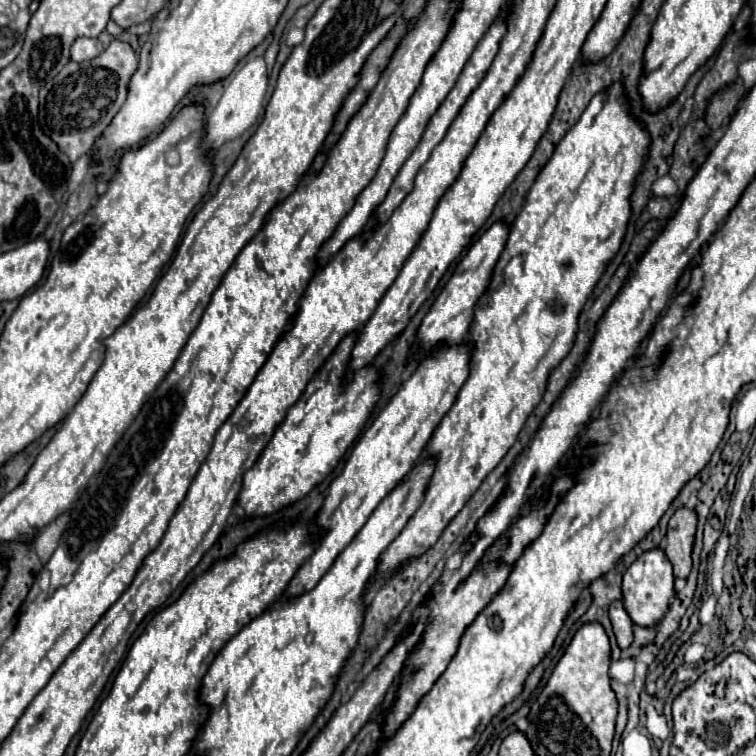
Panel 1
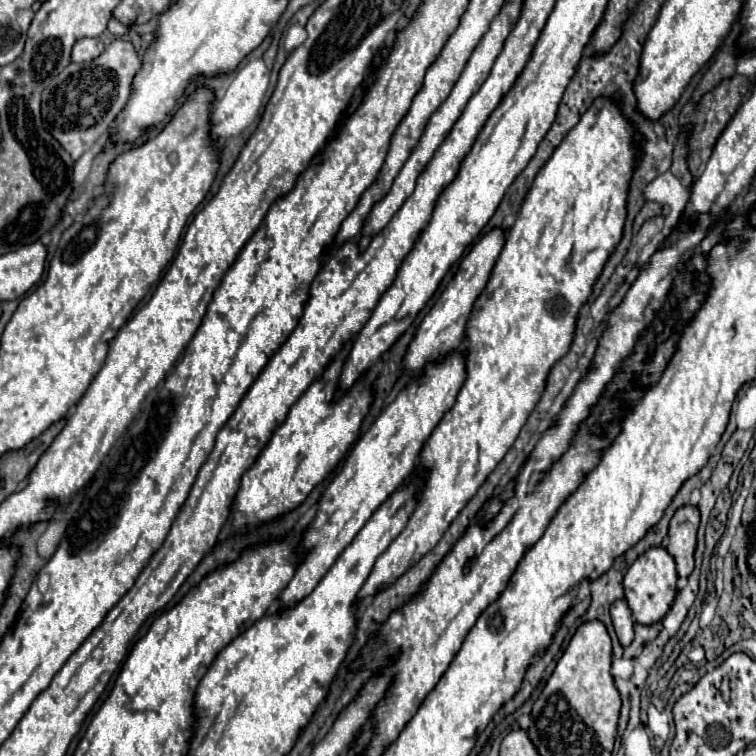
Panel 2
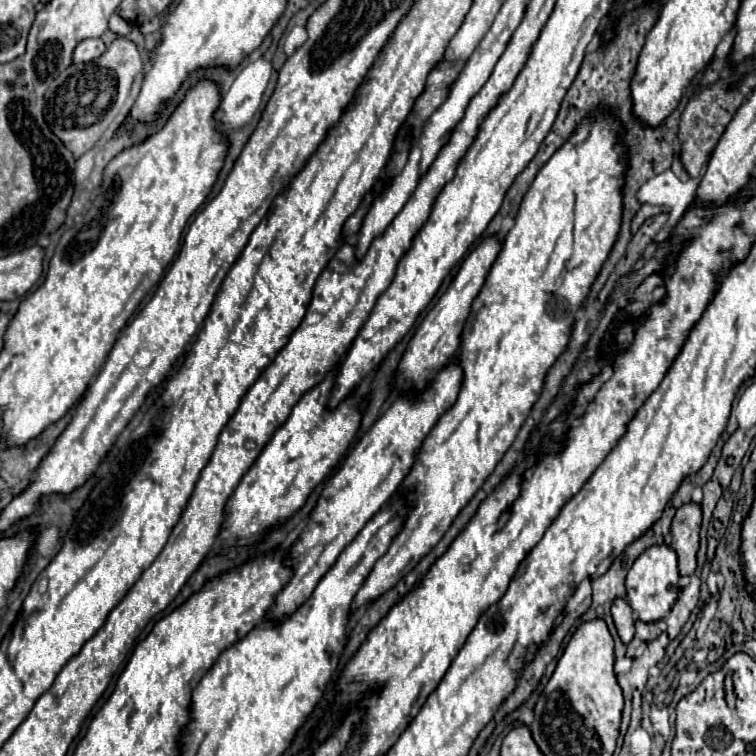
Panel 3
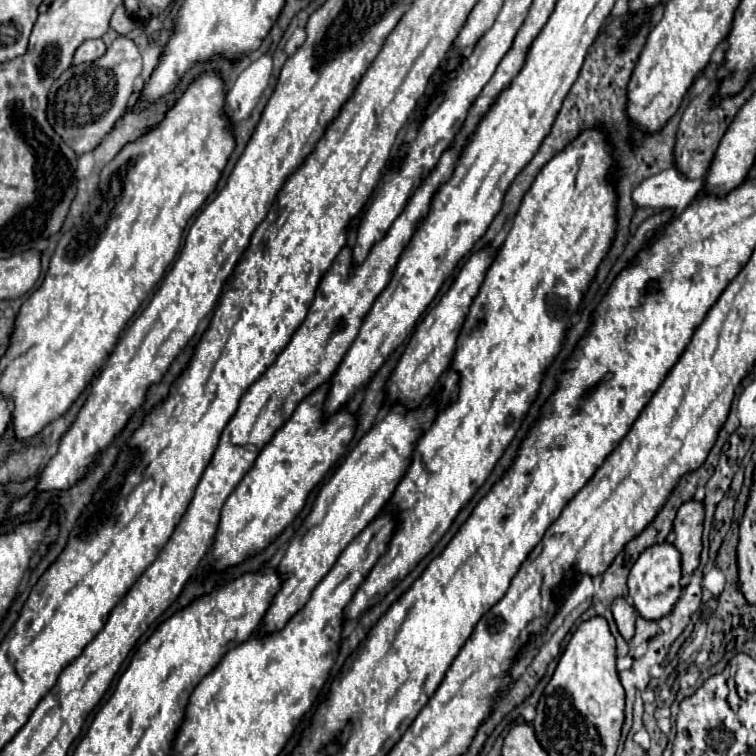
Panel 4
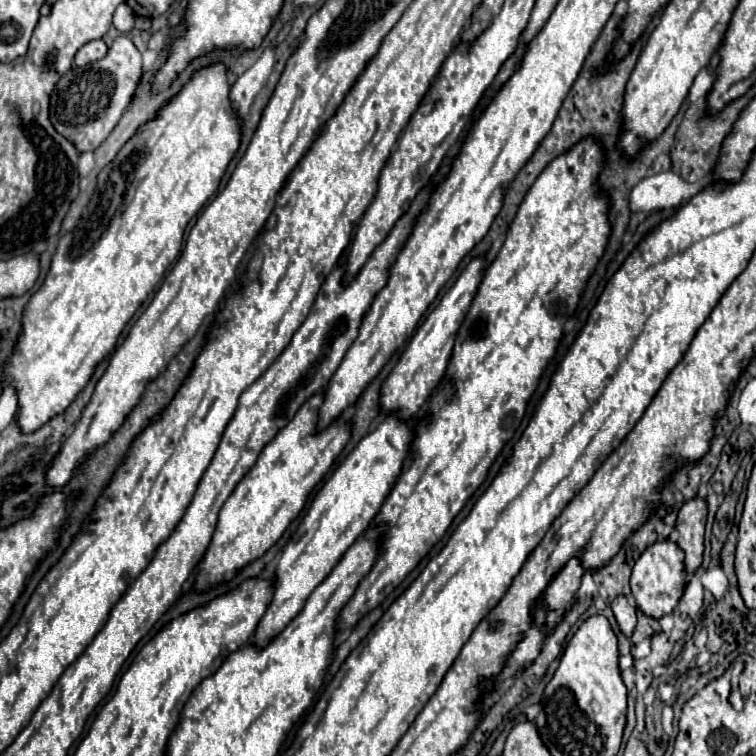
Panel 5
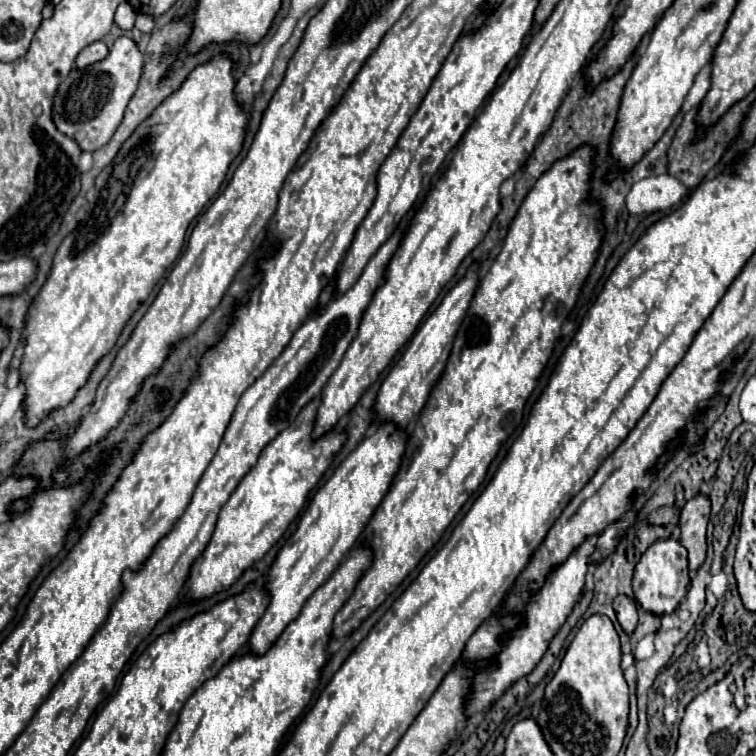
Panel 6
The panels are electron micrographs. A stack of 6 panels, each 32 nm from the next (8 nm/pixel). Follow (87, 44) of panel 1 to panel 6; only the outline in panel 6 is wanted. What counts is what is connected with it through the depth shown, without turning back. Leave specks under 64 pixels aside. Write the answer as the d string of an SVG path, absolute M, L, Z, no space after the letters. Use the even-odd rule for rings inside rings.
M98 40L98 42L86 46L86 48L78 54L78 58L76 58L76 66L78 66L78 68L84 68L84 66L90 66L92 62L100 62L100 60L104 60L106 56L108 56L108 48L106 48L104 42Z

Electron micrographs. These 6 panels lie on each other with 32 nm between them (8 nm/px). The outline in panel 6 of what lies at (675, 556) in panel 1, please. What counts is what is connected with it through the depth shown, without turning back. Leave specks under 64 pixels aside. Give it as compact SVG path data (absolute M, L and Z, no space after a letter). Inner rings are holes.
M696 494L682 508L680 542L688 550L690 570L700 568L706 560L706 550L708 550L706 528L708 528L708 520L710 520L710 510L712 510L712 506L708 502L708 496L704 496L704 494Z

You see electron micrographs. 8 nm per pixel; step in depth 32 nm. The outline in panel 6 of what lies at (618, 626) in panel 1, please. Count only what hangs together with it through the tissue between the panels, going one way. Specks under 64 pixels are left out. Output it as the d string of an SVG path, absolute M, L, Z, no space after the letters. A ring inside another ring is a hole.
M618 594L614 598L614 610L616 610L618 622L622 624L622 628L628 634L632 634L632 630L638 624L638 606L636 606L636 602L632 598L628 598L626 594Z

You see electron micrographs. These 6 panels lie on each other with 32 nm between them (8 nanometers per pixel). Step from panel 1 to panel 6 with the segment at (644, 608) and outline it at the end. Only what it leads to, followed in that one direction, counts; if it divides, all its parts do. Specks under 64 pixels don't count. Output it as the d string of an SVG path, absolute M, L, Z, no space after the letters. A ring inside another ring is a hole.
M664 538L656 540L640 558L636 564L634 580L632 580L636 600L654 614L672 614L680 602L684 602L688 588L690 588L690 576L688 576L688 550L684 550L682 542L676 538Z

